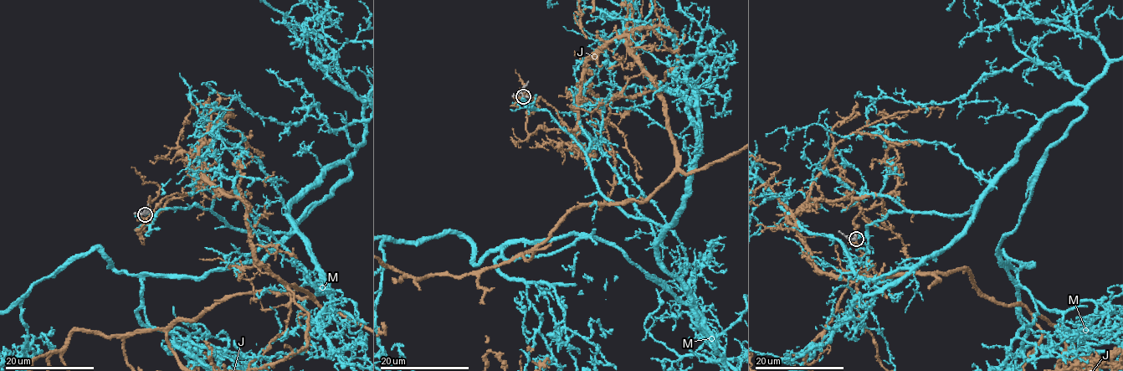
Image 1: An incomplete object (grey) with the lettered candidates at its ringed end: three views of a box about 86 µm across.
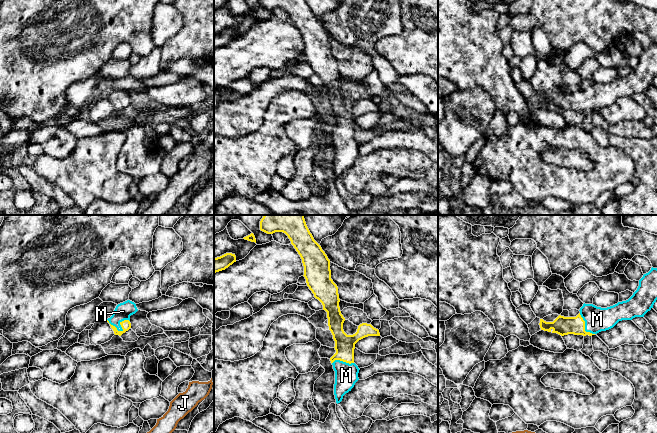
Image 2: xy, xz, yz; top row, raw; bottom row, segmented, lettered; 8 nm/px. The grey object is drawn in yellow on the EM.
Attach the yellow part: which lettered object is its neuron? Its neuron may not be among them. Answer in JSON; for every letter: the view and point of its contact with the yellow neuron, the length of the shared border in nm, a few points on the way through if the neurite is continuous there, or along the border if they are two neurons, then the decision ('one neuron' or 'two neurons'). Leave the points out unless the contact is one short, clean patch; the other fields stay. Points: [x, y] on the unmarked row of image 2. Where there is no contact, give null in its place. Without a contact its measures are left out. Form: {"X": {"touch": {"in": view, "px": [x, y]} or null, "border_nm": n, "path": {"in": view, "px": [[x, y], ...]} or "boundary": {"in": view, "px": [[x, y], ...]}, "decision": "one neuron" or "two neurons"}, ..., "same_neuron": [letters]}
{"J": {"touch": null, "decision": "two neurons"}, "M": {"touch": {"in": "xy", "px": [122, 104]}, "border_nm": 180, "path": {"in": "xy", "px": [[126, 101], [122, 104], [120, 94], [123, 87]]}, "decision": "one neuron"}, "same_neuron": ["M"]}

